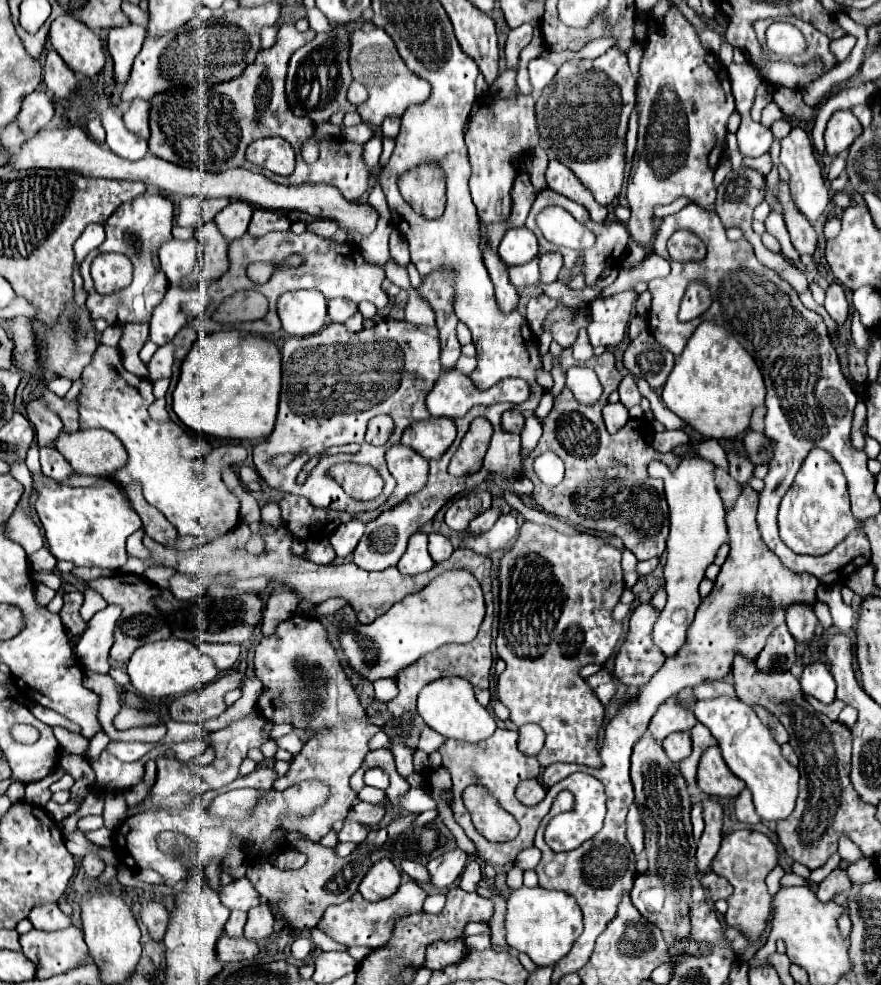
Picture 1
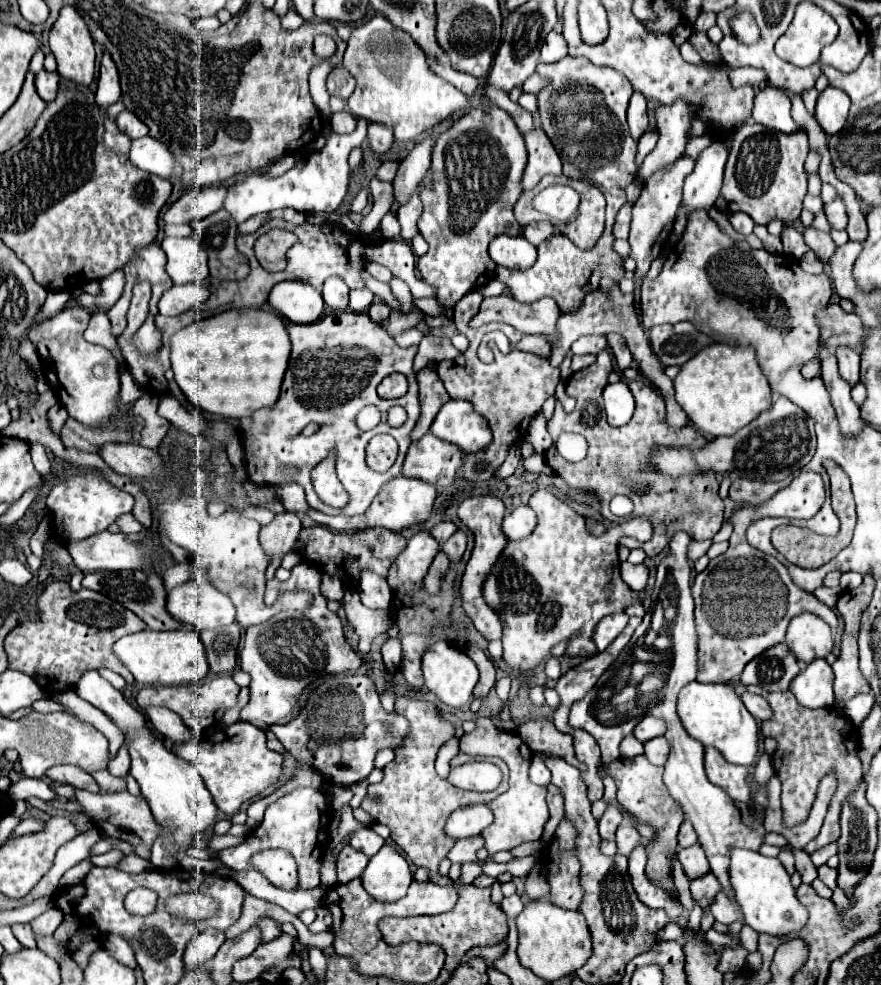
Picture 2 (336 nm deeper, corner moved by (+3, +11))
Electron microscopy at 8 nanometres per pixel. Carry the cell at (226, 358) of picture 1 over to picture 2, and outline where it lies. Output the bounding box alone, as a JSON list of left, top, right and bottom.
[170,309,290,419]

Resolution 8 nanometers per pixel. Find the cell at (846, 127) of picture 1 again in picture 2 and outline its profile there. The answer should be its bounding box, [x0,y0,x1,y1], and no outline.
[814,87,850,135]

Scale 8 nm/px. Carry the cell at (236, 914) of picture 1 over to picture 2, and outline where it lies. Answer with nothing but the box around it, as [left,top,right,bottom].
[184,929,224,969]

